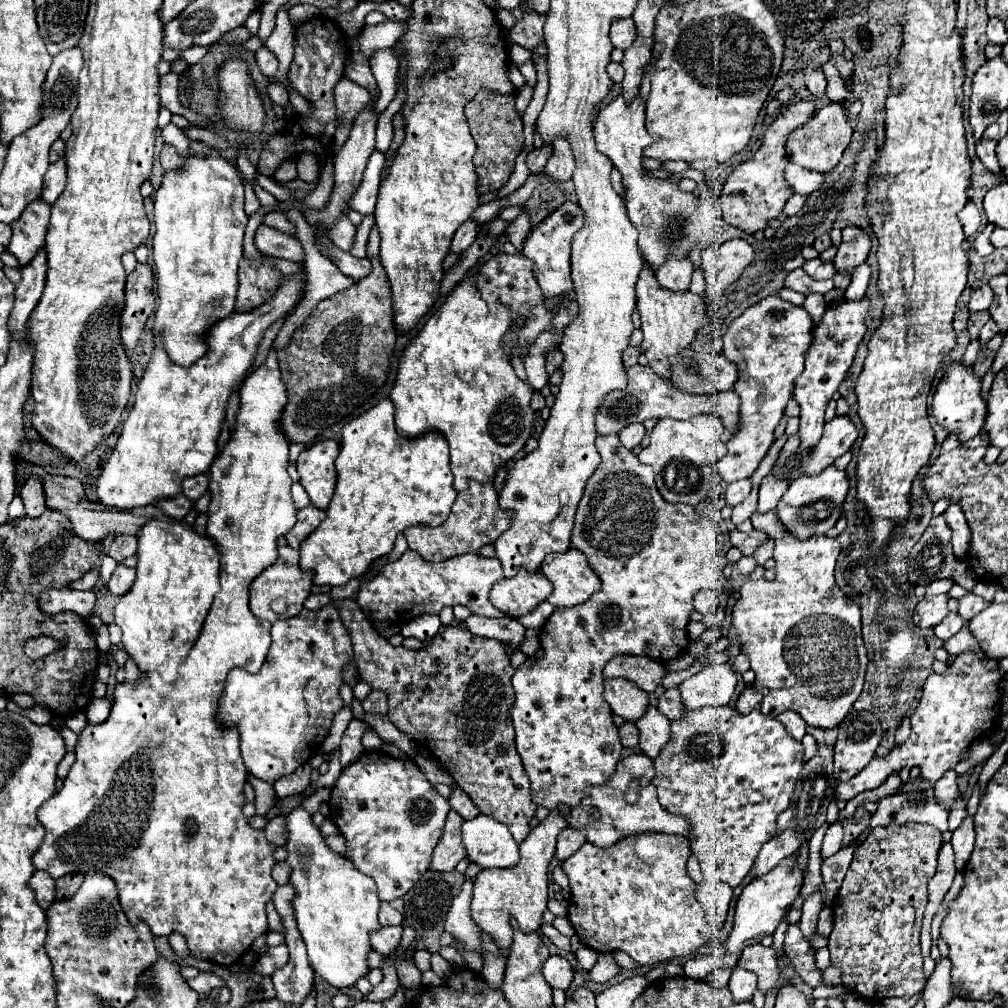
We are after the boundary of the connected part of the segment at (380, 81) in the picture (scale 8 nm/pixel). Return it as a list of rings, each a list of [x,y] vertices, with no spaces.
[[[390,48],[376,50],[370,58],[370,68],[376,78],[380,98],[378,98],[378,114],[382,114],[396,94],[396,72],[398,72],[398,58]]]

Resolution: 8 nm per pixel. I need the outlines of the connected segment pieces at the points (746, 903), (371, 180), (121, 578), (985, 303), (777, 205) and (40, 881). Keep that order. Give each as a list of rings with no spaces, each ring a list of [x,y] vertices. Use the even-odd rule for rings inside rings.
[[[790,856],[786,860],[782,860],[778,866],[774,866],[768,874],[754,878],[744,890],[742,896],[736,904],[736,916],[734,916],[734,928],[730,932],[730,938],[724,944],[726,952],[740,952],[750,944],[760,942],[764,936],[772,936],[778,928],[778,924],[782,922],[782,918],[788,914],[788,910],[792,908],[794,900],[800,894],[802,888],[802,870],[798,866],[798,858]]]
[[[374,152],[374,156],[370,158],[366,172],[354,192],[354,196],[350,198],[348,206],[352,210],[358,210],[360,214],[372,214],[374,206],[376,206],[376,196],[378,196],[378,186],[380,186],[380,170],[384,166],[384,154]]]
[[[120,564],[112,574],[112,580],[108,584],[108,592],[116,594],[116,596],[124,596],[126,592],[130,592],[134,580],[136,580],[136,568],[128,568],[128,566]]]
[[[984,284],[984,286],[978,288],[978,290],[974,290],[974,292],[972,292],[972,298],[970,298],[970,304],[968,304],[970,312],[988,310],[992,298],[994,298],[994,292],[992,292],[992,288],[990,288],[988,284]]]
[[[806,98],[792,102],[768,128],[766,140],[758,152],[754,152],[752,160],[742,162],[726,180],[720,196],[720,210],[728,224],[744,230],[746,234],[754,234],[758,230],[766,230],[772,218],[778,218],[784,210],[786,200],[794,194],[788,182],[784,180],[784,168],[788,164],[786,142],[788,136],[796,130],[806,126],[816,112],[816,98]]]
[[[38,870],[38,872],[32,876],[30,886],[32,886],[34,892],[36,892],[36,900],[38,900],[40,908],[46,910],[46,908],[54,902],[54,892],[56,892],[54,880],[48,876],[48,872]]]

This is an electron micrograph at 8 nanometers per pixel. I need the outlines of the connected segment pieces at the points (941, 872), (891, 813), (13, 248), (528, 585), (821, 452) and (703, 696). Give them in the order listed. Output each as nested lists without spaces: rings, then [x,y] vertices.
[[[944,844],[942,850],[940,850],[940,856],[938,856],[938,872],[928,882],[928,906],[926,906],[926,912],[924,912],[924,926],[922,926],[922,934],[920,934],[920,940],[922,940],[922,956],[928,956],[930,954],[930,944],[932,944],[930,924],[932,924],[932,918],[934,918],[940,902],[944,900],[946,892],[952,886],[954,874],[956,874],[954,850],[952,850],[950,844]]]
[[[908,780],[896,796],[878,802],[876,814],[872,814],[870,828],[886,826],[890,822],[924,822],[940,832],[948,830],[948,810],[936,802],[934,790],[926,780]]]
[[[36,200],[30,204],[30,208],[26,208],[26,212],[22,212],[22,220],[12,224],[12,242],[8,244],[8,250],[16,256],[20,268],[32,262],[32,258],[44,248],[48,218],[50,206],[42,200]]]
[[[518,572],[510,580],[500,580],[490,592],[490,602],[494,608],[510,618],[520,618],[530,614],[538,604],[542,604],[552,592],[552,584],[542,576],[542,572]]]
[[[836,416],[834,420],[826,422],[818,446],[810,452],[808,462],[802,460],[802,470],[796,472],[794,468],[790,470],[790,480],[796,480],[800,476],[814,476],[822,472],[826,466],[834,464],[838,456],[848,452],[856,438],[858,438],[858,430],[848,416]]]
[[[704,664],[698,674],[680,684],[686,708],[726,706],[734,694],[736,680],[738,676],[730,664]]]

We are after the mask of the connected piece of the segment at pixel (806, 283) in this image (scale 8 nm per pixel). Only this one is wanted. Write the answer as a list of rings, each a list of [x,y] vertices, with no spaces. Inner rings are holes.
[[[798,268],[798,270],[792,270],[790,274],[788,274],[788,278],[786,278],[786,288],[790,288],[790,290],[796,290],[796,292],[802,292],[802,294],[814,294],[814,292],[818,292],[818,294],[826,294],[826,292],[830,292],[832,288],[834,288],[834,282],[832,280],[822,280],[822,282],[818,282],[818,280],[812,280],[802,268]]]

